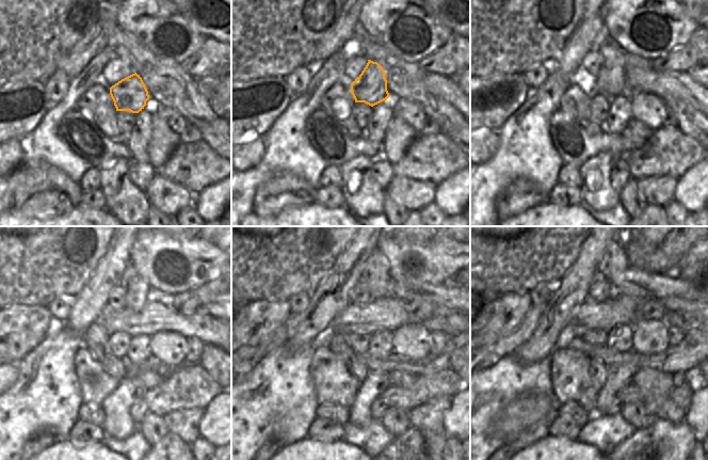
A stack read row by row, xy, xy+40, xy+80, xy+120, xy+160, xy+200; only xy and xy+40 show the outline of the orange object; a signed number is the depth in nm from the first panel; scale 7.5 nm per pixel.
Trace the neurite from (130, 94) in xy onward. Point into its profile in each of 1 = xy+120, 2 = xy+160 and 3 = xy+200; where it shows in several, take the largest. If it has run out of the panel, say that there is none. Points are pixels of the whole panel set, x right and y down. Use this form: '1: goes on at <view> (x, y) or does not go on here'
1: goes on at xy+120 (137, 290)
2: goes on at xy+160 (375, 274)
3: goes on at xy+200 (614, 264)

